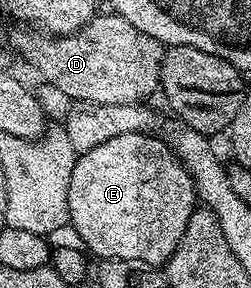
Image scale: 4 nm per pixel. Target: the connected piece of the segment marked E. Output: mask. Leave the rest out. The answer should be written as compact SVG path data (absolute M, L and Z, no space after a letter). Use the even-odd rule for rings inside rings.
M145 132L120 134L120 138L111 138L109 142L96 146L96 150L83 152L75 159L66 186L66 205L70 211L68 224L78 231L87 253L95 252L98 258L139 260L162 266L176 250L184 234L184 226L188 226L188 218L196 207L194 183L165 139L158 137L157 140L156 137Z

